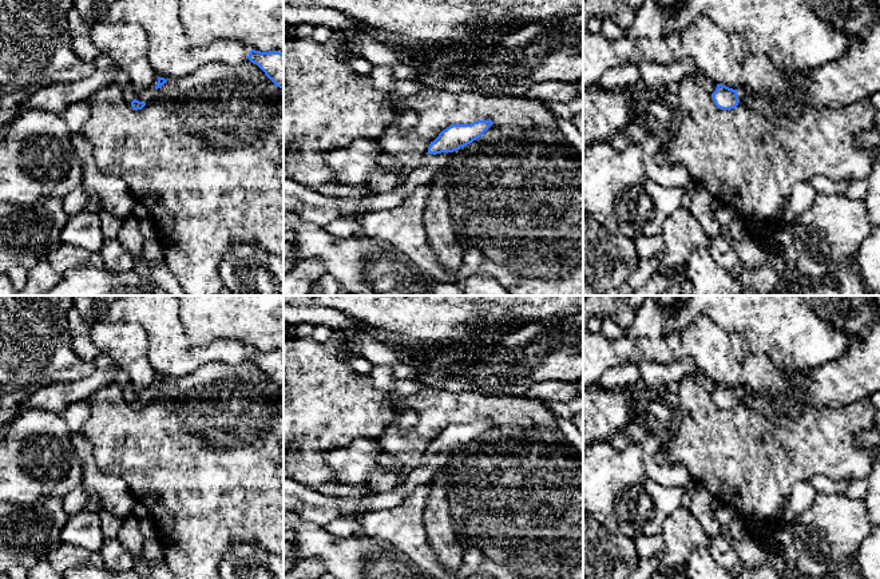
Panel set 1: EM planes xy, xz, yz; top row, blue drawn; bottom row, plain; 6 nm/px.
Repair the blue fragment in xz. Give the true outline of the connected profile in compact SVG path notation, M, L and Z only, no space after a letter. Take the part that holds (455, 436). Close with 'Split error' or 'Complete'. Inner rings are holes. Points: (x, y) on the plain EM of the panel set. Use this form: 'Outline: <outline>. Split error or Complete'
Outline: M483 419L471 424L447 427L431 441L428 452L411 473L388 492L373 492L361 497L328 496L284 477L284 509L296 515L301 522L324 528L336 517L395 508L417 488L427 487L437 469L448 467L453 451L479 439L492 424L491 419Z. Split error

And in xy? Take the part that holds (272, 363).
Outline: M251 349L247 358L257 364L274 385L284 388L284 353L278 350L261 352Z. Complete

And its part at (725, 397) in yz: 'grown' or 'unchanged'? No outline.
grown

